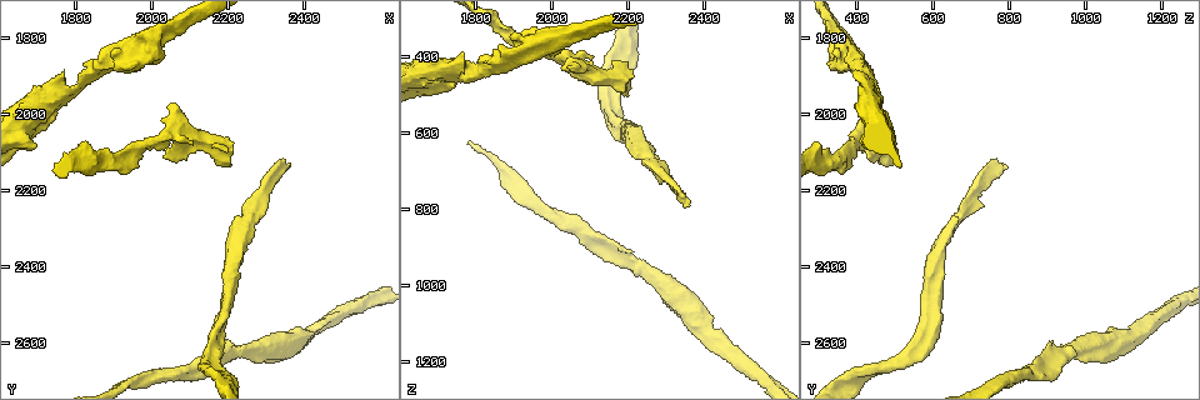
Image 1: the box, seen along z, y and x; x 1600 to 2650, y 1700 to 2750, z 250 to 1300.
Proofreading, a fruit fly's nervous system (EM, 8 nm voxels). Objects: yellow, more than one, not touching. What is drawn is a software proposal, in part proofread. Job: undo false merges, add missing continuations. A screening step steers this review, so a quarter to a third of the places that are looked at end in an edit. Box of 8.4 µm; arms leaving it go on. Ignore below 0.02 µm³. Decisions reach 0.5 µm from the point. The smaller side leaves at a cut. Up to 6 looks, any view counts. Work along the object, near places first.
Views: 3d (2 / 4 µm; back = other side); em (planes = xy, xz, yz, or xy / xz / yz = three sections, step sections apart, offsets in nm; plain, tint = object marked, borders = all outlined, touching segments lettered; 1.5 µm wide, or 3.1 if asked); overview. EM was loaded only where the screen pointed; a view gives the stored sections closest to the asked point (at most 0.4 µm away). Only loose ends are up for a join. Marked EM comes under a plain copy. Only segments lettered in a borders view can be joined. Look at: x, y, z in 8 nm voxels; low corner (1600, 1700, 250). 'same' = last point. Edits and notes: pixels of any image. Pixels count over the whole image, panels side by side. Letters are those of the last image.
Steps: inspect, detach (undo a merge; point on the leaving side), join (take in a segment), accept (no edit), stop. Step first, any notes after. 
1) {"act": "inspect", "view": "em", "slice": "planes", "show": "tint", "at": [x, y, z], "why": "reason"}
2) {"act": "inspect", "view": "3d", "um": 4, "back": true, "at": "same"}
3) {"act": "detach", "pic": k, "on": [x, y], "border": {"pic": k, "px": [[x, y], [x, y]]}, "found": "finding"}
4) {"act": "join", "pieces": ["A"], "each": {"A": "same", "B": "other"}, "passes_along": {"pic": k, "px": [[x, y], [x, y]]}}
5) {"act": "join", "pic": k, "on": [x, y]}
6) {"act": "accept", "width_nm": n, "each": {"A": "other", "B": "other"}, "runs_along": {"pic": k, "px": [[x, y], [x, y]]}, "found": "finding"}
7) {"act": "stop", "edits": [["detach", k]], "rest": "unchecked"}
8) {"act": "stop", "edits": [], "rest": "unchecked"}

{"act": "inspect", "view": "em", "slice": "xz", "step": 4, "show": "borders", "at": [2050, 1965, 425], "why": "an open end"}

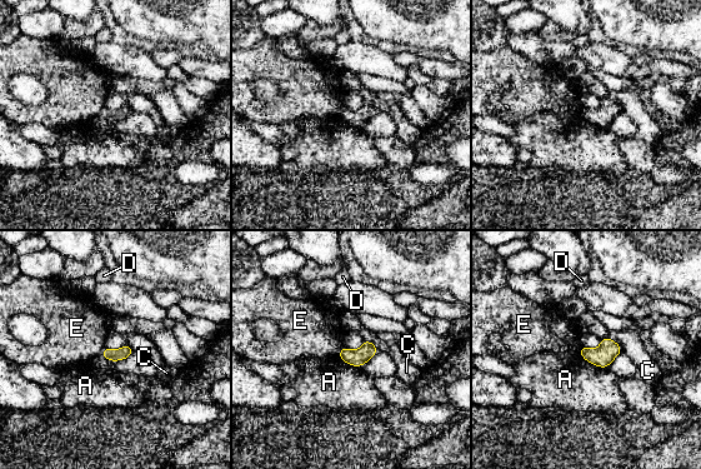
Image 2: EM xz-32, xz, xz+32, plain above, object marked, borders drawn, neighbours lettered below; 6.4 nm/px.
{"act": "accept", "each": {"A": "other", "C": "other", "D": "other", "E": "other"}, "border": {"pic": 2, "px": [[105, 348], [100, 354]]}, "found": "none of them fits"}

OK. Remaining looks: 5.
{"act": "inspect", "view": "3d", "um": 4, "at": [1770, 1885, 385], "why": "free end"}

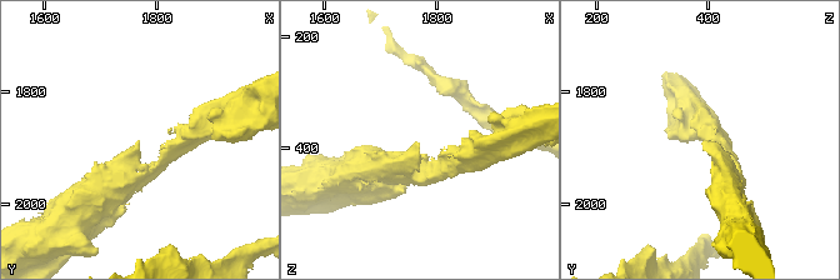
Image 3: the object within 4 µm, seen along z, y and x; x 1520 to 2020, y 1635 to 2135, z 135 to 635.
{"act": "inspect", "view": "em", "slice": "planes", "show": "tint", "at": [1775, 1890, 385]}

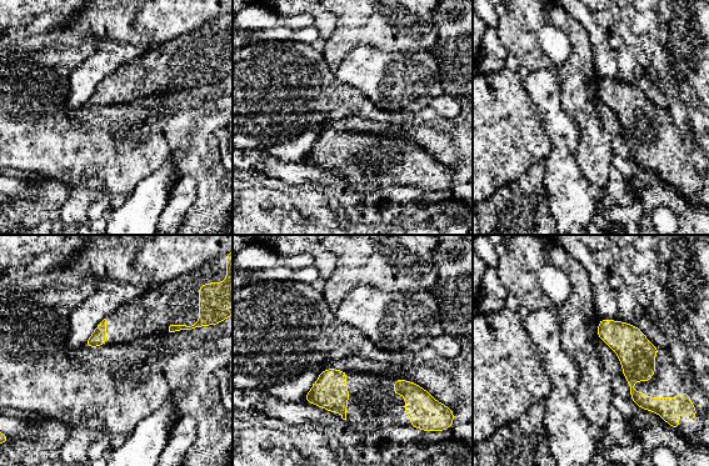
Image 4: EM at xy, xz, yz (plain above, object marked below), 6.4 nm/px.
{"act": "inspect", "view": "em", "slice": "planes", "show": "borders", "at": "same"}

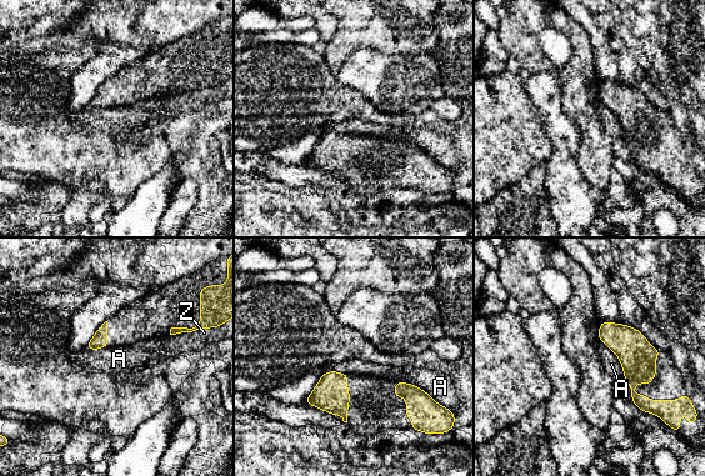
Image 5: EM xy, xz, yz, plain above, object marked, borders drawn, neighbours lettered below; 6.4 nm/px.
{"act": "accept", "longest_contact_nm": ["A", 280], "each": {"A": "other", "Z": "other"}, "border": {"pic": 5, "px": [[600, 340], [616, 355], [624, 375]]}, "found": "no lettered segment goes on from it"}

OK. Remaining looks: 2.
{"act": "inspect", "view": "3d", "um": 2, "at": [2355, 2135, 795], "why": "long arm stops here"}

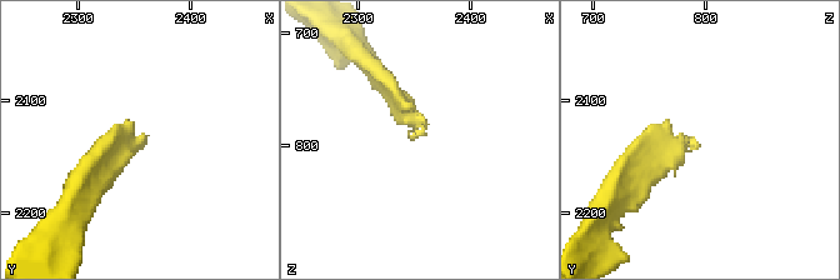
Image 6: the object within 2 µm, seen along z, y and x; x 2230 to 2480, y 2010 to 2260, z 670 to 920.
{"act": "inspect", "view": "em", "slice": "planes", "show": "borders", "at": [2360, 2136, 794]}

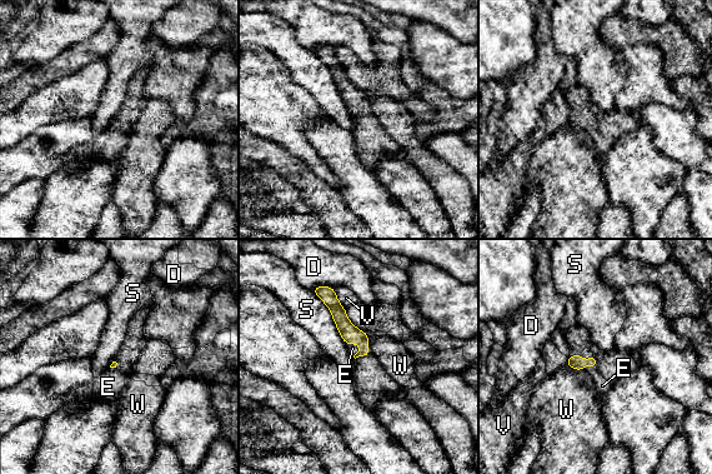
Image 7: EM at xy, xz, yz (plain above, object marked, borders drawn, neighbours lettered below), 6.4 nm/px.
{"act": "join", "pic": 7, "on": [602, 385], "each": {"D": "other", "E": "same", "S": "other", "V": "other", "W": "other"}, "passes_along": {"pic": 7, "px": [[592, 363], [588, 362], [602, 385]]}, "found": "the neuron continues"}

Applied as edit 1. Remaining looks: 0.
{"act": "stop", "edits": [["join", 7]], "rest": "unchecked"}

